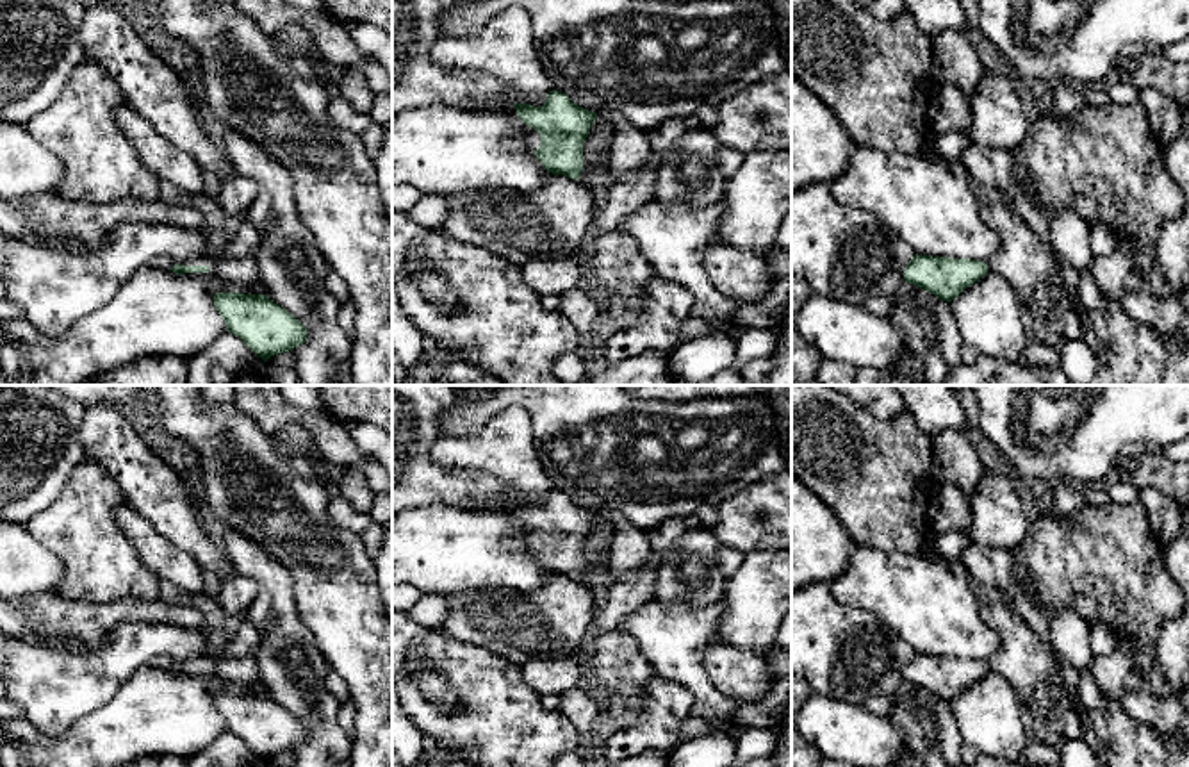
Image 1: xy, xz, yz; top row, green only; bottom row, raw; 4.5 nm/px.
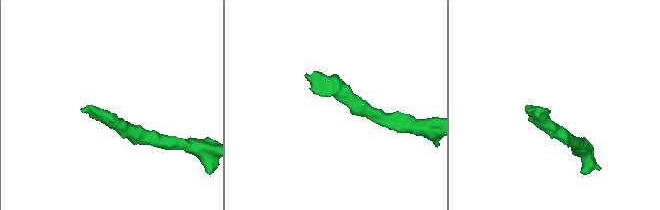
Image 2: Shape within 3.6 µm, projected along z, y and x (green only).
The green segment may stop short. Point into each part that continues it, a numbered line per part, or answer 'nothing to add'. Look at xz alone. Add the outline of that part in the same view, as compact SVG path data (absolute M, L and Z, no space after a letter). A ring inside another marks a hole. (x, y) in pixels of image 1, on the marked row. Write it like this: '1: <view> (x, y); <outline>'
1: xz (418, 81); M392 0L392 118L424 105L510 112L526 144L537 150L540 134L517 116L501 80L485 71L446 68L431 59L431 46L440 36L440 16L455 2Z

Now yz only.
nothing to add

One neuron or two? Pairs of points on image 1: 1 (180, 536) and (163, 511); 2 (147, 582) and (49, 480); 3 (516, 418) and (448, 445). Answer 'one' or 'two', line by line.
1: one
2: two
3: one

